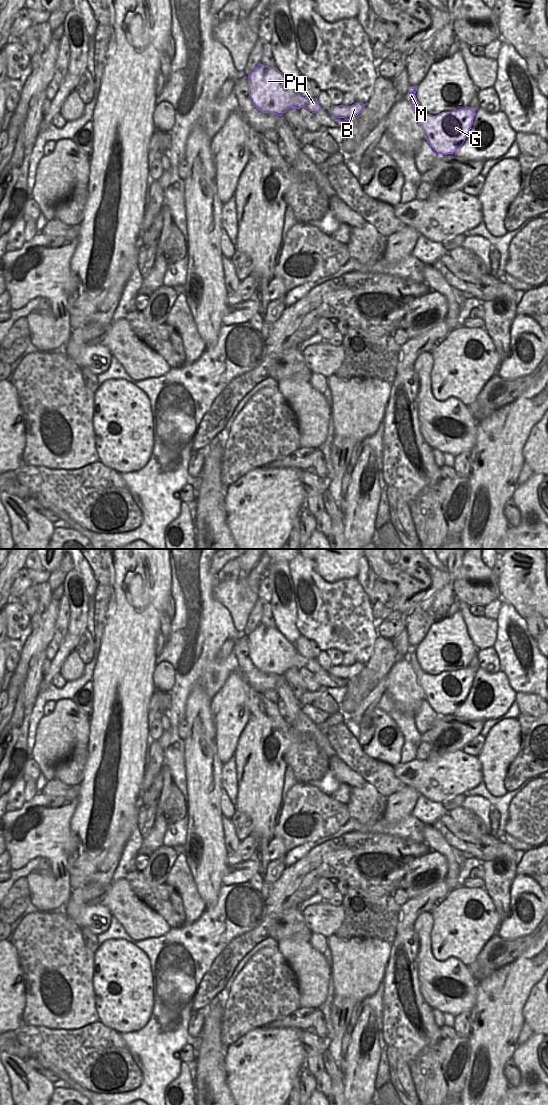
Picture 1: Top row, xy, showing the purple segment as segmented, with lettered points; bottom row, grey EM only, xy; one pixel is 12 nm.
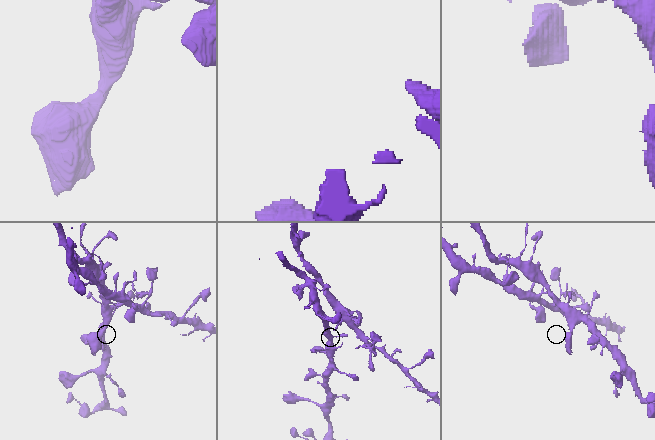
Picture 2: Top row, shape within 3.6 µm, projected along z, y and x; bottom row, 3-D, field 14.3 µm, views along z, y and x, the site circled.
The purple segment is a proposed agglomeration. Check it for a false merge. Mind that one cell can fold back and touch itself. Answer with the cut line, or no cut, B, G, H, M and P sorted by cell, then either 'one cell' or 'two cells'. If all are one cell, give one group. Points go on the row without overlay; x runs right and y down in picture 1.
no cut; B G H M P; one cell

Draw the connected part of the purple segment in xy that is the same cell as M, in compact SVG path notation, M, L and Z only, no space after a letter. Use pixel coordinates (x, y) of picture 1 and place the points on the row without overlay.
M409 647L407 660L425 691L425 699L438 714L453 714L464 703L473 684L475 671L467 666L432 676L421 669L415 656L416 651L417 647Z

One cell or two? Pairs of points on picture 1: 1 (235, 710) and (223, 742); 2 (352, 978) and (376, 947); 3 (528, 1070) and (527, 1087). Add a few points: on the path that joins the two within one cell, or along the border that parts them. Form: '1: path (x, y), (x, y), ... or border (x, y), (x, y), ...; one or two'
1: path (230, 718), (227, 734); one
2: path (358, 970), (359, 965), (369, 955); one
3: path (528, 1074), (528, 1083); one

